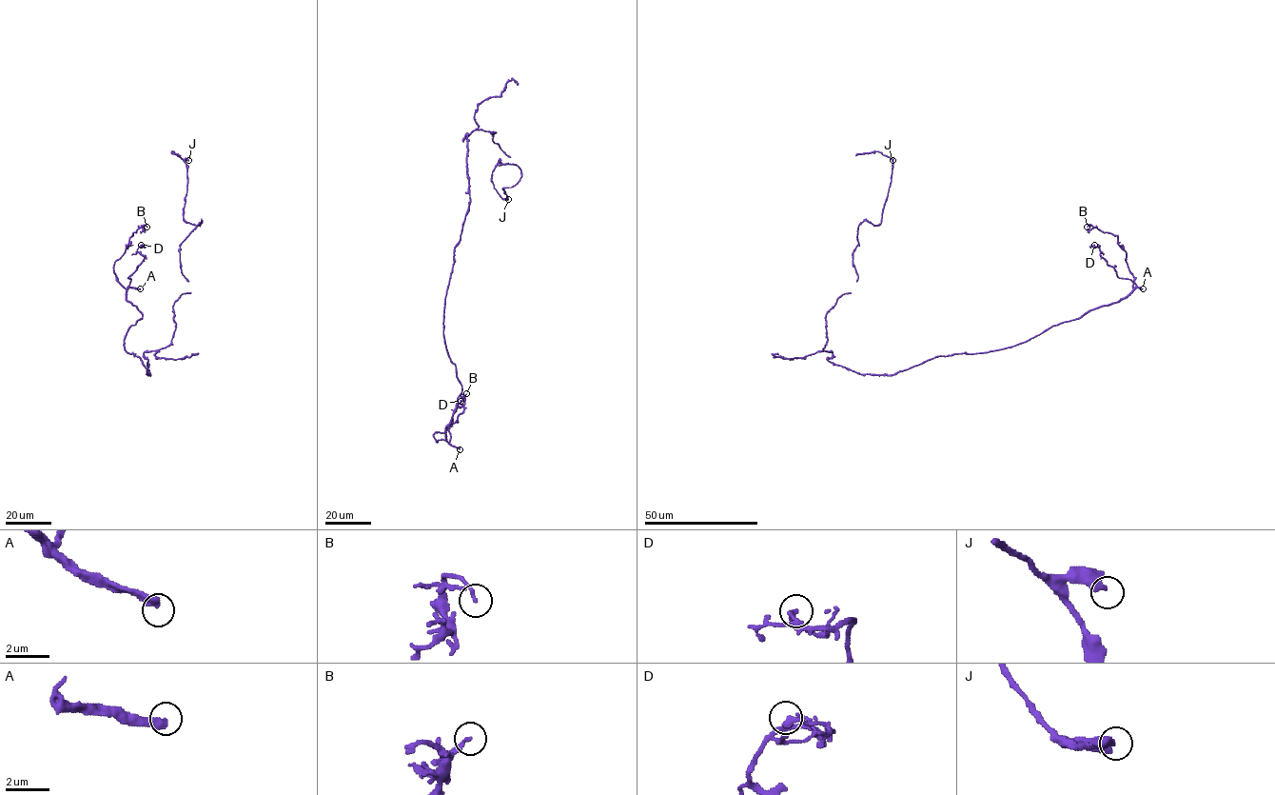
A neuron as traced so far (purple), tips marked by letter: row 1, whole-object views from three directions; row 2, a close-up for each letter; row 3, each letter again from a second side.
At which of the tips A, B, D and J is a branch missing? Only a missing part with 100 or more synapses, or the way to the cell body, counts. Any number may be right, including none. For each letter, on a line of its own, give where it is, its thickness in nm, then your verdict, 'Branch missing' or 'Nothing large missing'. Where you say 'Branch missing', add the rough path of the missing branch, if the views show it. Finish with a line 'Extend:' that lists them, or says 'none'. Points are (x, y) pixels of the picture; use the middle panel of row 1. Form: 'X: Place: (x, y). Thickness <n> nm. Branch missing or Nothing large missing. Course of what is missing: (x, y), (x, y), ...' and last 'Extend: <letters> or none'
A: Place: (460, 449). Thickness 360 nm. Branch missing. Course of what is missing: (460, 449), (470, 460), (479, 455), (482, 456), (480, 461), (493, 464), (487, 466)
B: Place: (466, 393). Thickness 110 nm. Nothing large missing
D: Place: (460, 401). Thickness 260 nm. Nothing large missing
J: Place: (508, 199). Thickness 360 nm. Nothing large missing
Extend: A

